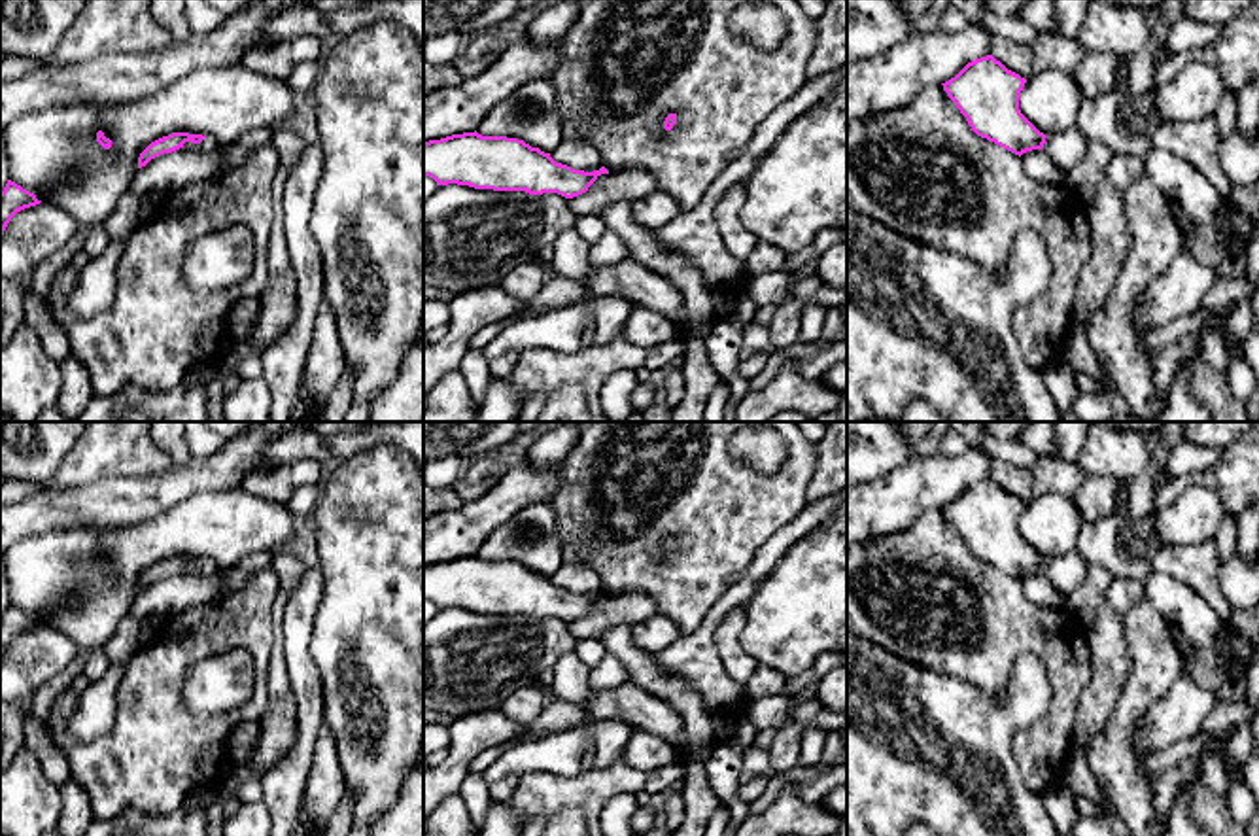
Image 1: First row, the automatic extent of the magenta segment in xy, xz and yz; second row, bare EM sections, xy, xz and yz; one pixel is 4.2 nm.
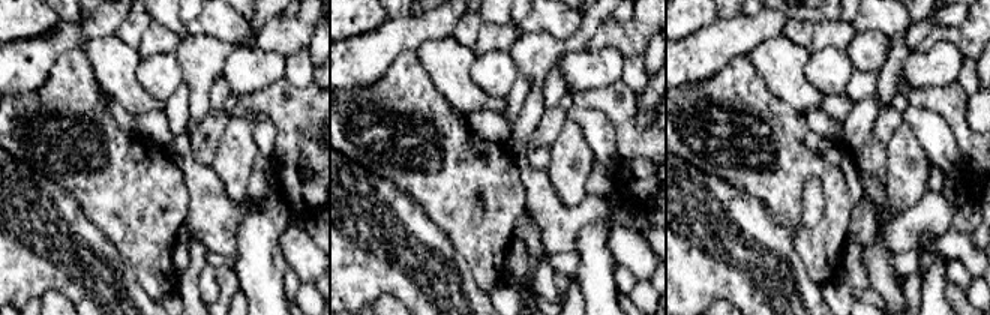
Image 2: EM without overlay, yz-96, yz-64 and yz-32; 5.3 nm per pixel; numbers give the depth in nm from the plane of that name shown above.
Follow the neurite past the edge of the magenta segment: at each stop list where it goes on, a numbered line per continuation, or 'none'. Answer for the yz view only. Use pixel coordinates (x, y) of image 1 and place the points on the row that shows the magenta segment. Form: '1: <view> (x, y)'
1: yz (1067, 148)

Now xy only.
1: xy (206, 144)

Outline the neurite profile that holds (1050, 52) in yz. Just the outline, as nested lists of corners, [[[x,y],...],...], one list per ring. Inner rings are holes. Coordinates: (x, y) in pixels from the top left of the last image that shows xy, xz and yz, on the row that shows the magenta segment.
[[[1061,32],[1040,34],[1030,44],[1034,74],[1045,70],[1074,72],[1085,53],[1081,44]]]

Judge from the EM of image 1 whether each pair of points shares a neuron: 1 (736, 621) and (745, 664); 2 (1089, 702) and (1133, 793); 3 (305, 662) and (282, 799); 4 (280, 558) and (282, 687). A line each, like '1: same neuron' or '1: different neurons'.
1: same neuron
2: different neurons
3: same neuron
4: same neuron

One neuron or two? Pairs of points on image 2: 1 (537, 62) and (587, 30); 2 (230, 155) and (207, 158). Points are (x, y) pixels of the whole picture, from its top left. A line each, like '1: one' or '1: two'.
1: one
2: two

